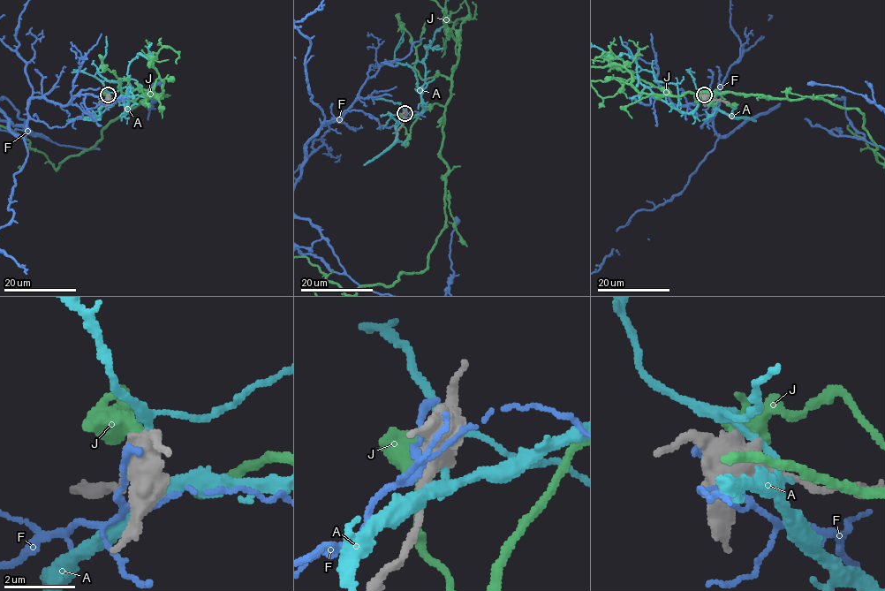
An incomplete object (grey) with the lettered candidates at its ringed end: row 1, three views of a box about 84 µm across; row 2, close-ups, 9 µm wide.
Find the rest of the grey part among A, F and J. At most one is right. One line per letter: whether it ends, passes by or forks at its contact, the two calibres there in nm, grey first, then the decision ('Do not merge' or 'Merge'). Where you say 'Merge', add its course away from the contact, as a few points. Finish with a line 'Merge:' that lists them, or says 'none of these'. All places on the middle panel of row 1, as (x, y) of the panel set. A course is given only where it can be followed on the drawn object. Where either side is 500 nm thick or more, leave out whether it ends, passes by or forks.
A: Thickness 600 nm (grey) against 200 nm. Do not merge
F: Thickness 550 nm (grey) against 240 nm. Do not merge
J: Thickness 550 nm (grey) against 650 nm. Do not merge
Merge: none of these

